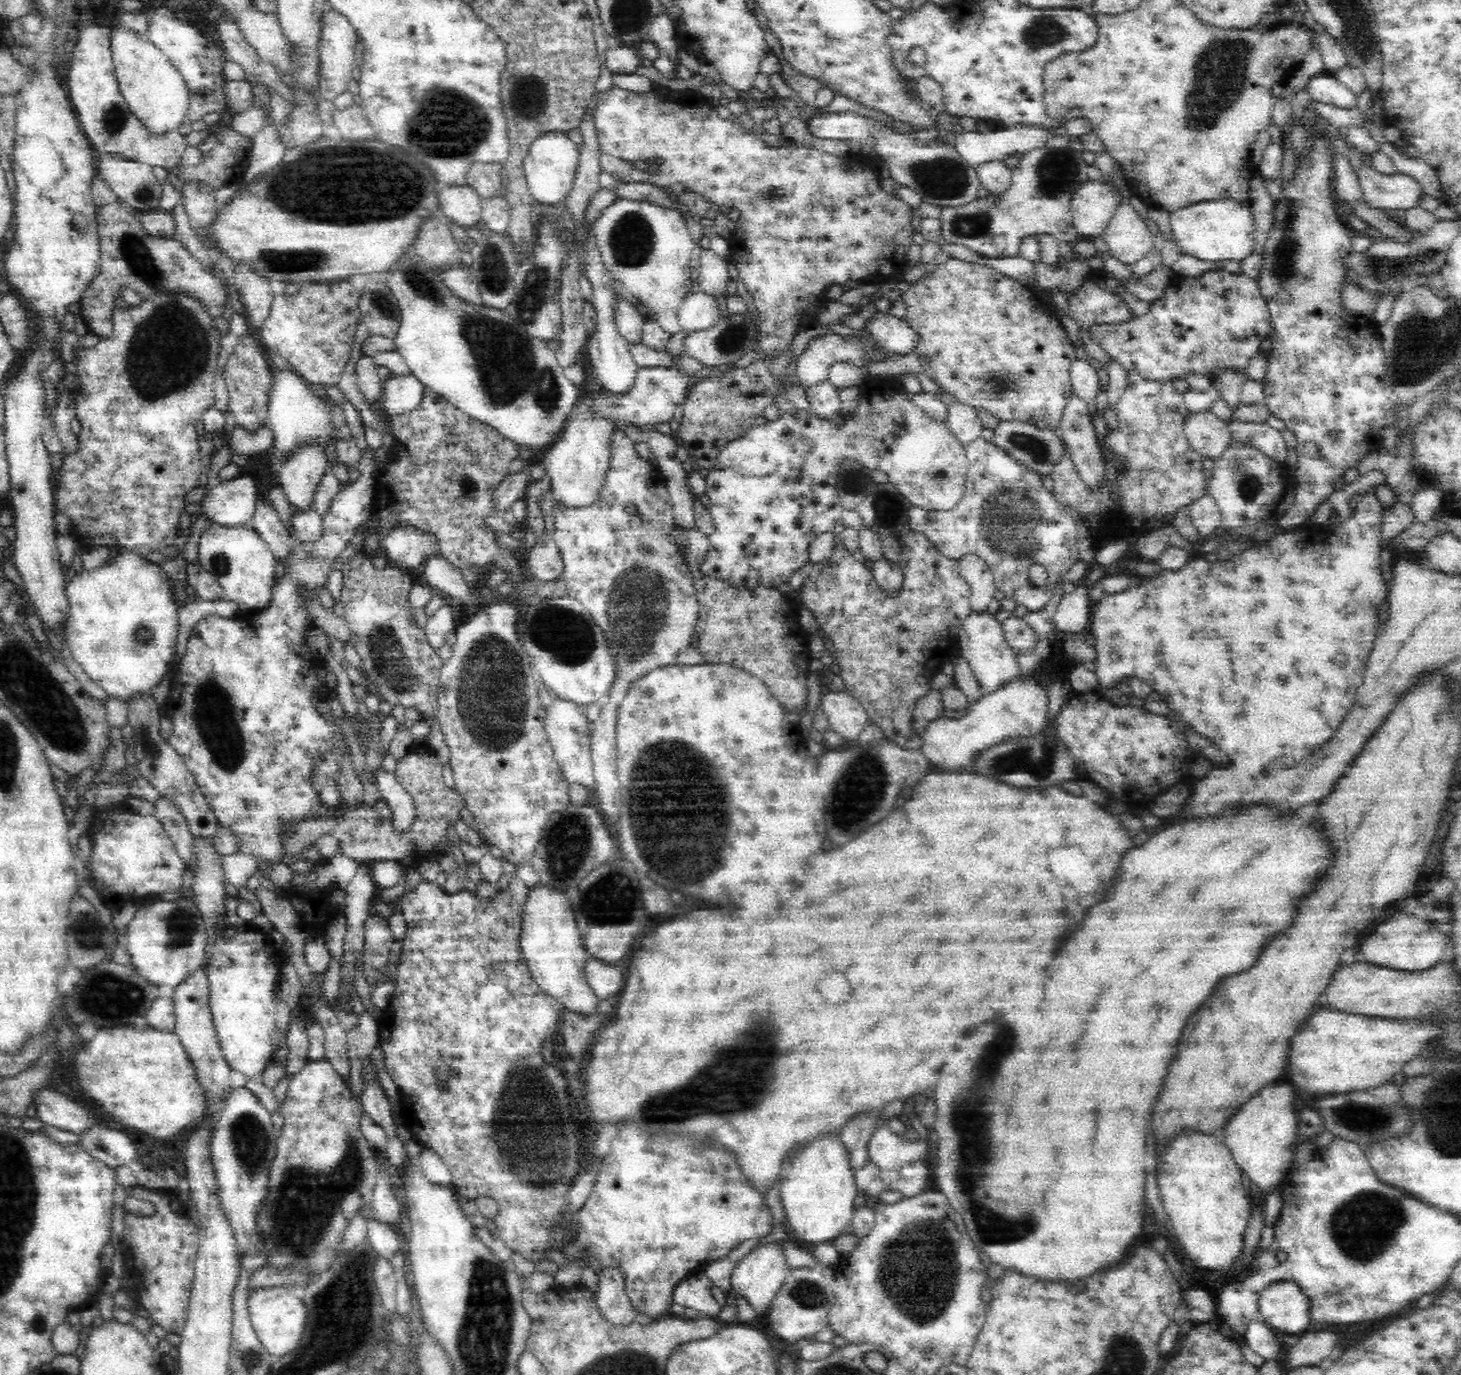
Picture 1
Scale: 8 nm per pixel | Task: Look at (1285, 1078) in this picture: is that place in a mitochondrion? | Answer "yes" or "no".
no

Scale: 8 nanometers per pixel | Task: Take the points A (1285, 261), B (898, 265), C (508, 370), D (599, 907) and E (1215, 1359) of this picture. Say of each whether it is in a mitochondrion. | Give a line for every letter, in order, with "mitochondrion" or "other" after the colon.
A: mitochondrion
B: other
C: mitochondrion
D: other
E: other

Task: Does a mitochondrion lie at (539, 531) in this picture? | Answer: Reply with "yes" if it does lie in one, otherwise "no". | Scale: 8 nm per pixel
no

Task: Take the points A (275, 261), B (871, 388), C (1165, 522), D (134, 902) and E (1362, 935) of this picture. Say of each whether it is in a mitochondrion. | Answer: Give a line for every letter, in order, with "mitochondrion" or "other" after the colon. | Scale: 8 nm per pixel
A: mitochondrion
B: other
C: other
D: other
E: other

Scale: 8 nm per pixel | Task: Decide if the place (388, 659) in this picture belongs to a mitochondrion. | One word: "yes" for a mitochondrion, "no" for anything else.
yes

